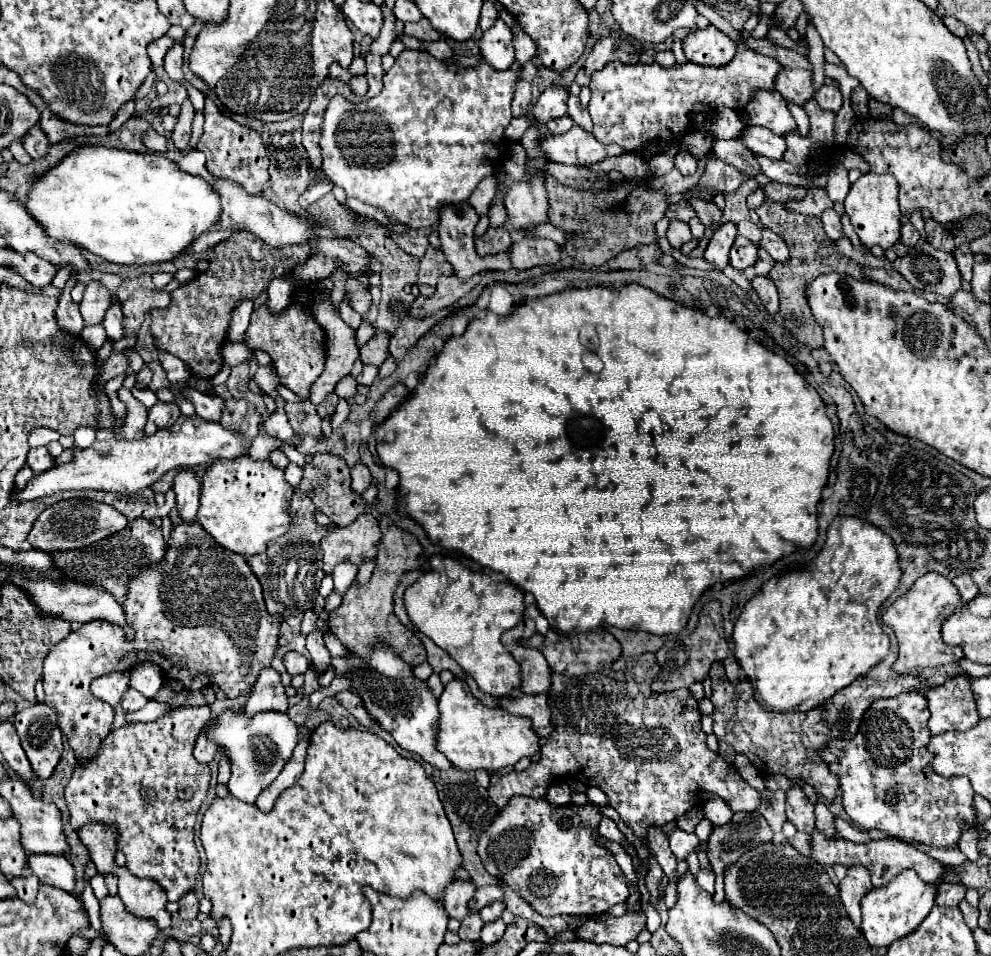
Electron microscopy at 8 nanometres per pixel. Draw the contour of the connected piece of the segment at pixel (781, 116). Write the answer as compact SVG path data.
M777 90L755 92L755 100L751 100L751 104L745 108L745 114L751 124L767 126L771 132L781 136L795 128L795 120L789 114L783 96Z

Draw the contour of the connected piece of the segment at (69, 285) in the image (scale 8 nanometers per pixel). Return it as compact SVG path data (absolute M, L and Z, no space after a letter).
M72 273L70 279L66 282L65 288L63 288L63 294L59 298L59 306L57 306L55 318L57 318L57 324L59 324L61 330L79 336L79 332L83 330L83 318L79 314L77 302L73 302L71 296L69 296L69 292L71 292L77 281L76 276L77 273Z

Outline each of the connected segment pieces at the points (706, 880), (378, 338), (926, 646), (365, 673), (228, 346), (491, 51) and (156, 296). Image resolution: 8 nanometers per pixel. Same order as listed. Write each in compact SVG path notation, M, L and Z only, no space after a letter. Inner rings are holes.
M701 870L701 872L699 872L699 876L697 876L697 884L699 884L703 890L707 890L707 892L715 892L715 890L713 890L713 882L715 882L713 872L709 872L709 870Z
M375 332L375 336L361 348L363 364L381 366L383 360L387 358L387 354L389 354L389 350L387 350L389 338L391 338L391 334L387 334L387 332Z
M937 572L923 574L905 596L897 598L885 612L883 622L893 628L897 640L899 640L899 658L893 664L893 670L897 674L913 672L915 668L925 666L939 666L947 662L955 662L963 658L963 650L959 646L951 646L943 642L941 638L941 624L963 606L963 600L959 596L959 590L953 586L953 582L945 576L939 576Z
M377 644L369 660L361 660L353 654L347 654L345 658L333 658L331 664L335 666L337 674L353 674L355 692L363 698L365 708L383 730L391 732L391 736L401 748L419 754L425 762L439 770L453 768L453 764L437 750L437 732L441 716L437 708L437 698L429 692L425 682L415 680L411 676L411 666L405 664L397 654L393 654L387 644Z
M225 342L221 348L221 356L223 356L225 364L237 366L243 360L249 360L253 356L253 352L247 350L247 346L243 342Z
M497 18L495 24L487 32L483 32L479 40L479 50L481 50L481 56L493 68L505 70L511 66L511 62L515 60L513 44L511 44L511 30L501 18Z
M135 290L127 302L123 302L123 328L125 336L139 334L139 328L143 324L143 316L151 308L167 308L171 304L171 296L165 290Z

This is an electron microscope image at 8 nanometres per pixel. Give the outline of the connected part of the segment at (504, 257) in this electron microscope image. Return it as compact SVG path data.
M461 202L457 206L447 206L441 212L441 220L439 220L439 238L441 238L441 248L445 258L451 262L453 272L457 276L461 276L463 280L471 278L473 274L481 272L481 270L509 270L511 268L511 260L509 260L509 252L503 252L496 255L488 255L481 257L475 252L475 244L473 244L473 230L479 222L477 212L473 210L471 204Z

